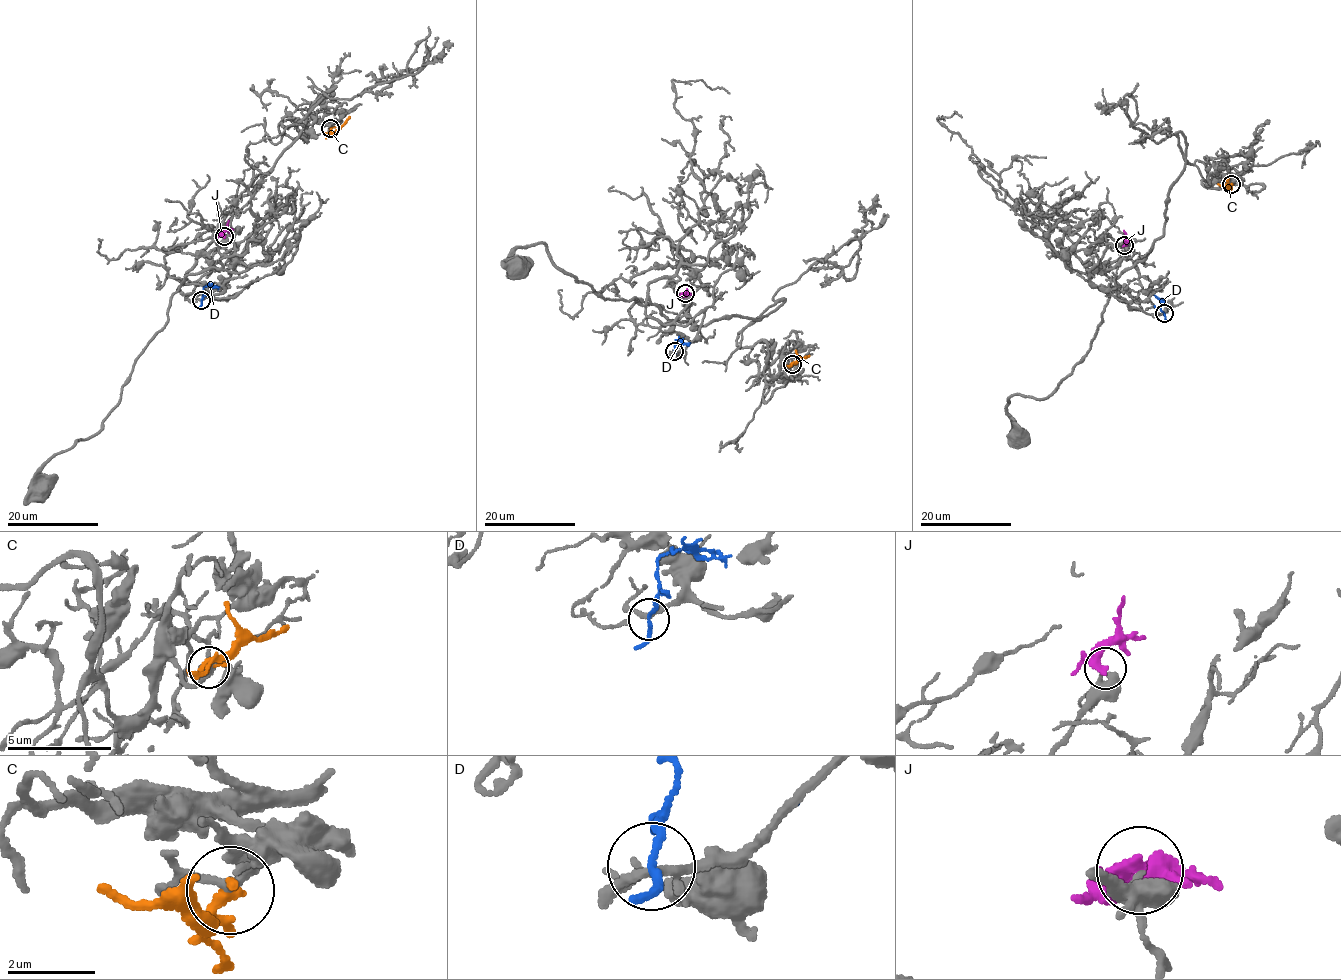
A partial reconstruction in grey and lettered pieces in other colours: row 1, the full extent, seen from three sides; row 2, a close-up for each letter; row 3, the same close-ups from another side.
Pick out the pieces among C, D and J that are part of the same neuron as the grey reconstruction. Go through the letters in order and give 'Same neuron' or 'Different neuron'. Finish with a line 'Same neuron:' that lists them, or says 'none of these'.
C: Different neuron
D: Different neuron
J: Different neuron
Same neuron: none of these

